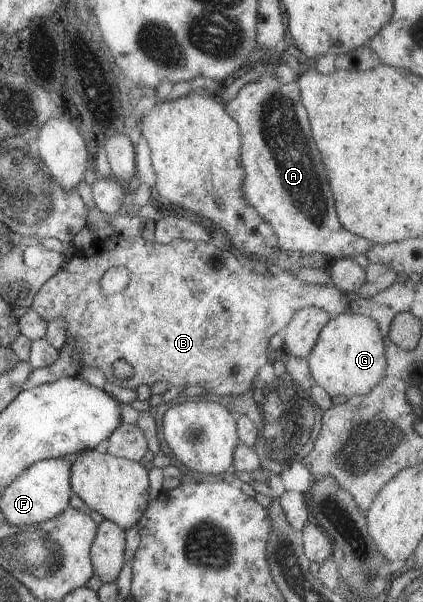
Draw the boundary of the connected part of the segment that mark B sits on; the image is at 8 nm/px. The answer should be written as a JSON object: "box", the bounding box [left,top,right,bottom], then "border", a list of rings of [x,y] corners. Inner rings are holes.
{"box":[31,234,350,398],"border":[[[115,234],[111,238],[99,240],[96,239],[90,247],[87,247],[83,251],[76,251],[72,258],[65,263],[63,268],[60,268],[59,272],[44,281],[43,286],[37,291],[35,298],[31,304],[32,309],[39,315],[47,324],[50,324],[53,320],[64,319],[65,322],[69,322],[68,330],[66,330],[65,342],[75,342],[75,354],[79,354],[79,362],[82,366],[89,366],[91,368],[99,368],[105,374],[105,380],[111,382],[111,384],[117,384],[117,386],[123,386],[123,388],[129,388],[129,390],[136,390],[141,385],[147,385],[149,387],[155,382],[167,382],[171,386],[175,393],[185,389],[187,386],[194,386],[196,384],[204,384],[206,394],[213,396],[229,396],[231,398],[241,398],[242,394],[247,393],[254,388],[258,383],[257,370],[261,368],[272,358],[267,355],[269,350],[269,342],[274,334],[278,332],[282,333],[285,326],[291,322],[291,318],[303,308],[317,307],[319,310],[326,310],[330,315],[335,317],[341,312],[349,310],[350,297],[348,293],[344,293],[337,287],[331,288],[331,286],[317,286],[317,284],[307,284],[307,282],[301,282],[297,276],[290,273],[289,270],[279,272],[279,274],[273,274],[268,272],[265,267],[259,270],[251,270],[250,267],[245,267],[240,255],[231,249],[224,243],[212,243],[207,244],[203,241],[189,241],[189,240],[173,240],[169,244],[161,244],[155,240],[148,242],[143,239],[141,235],[131,236],[131,238],[125,238],[121,234]],[[111,268],[127,268],[127,272],[131,275],[130,283],[125,286],[123,292],[117,292],[117,294],[111,294],[107,296],[103,290],[101,290],[101,278],[107,270]],[[117,360],[125,360],[133,366],[135,374],[131,380],[119,380],[115,378],[113,374],[112,365]]]}

